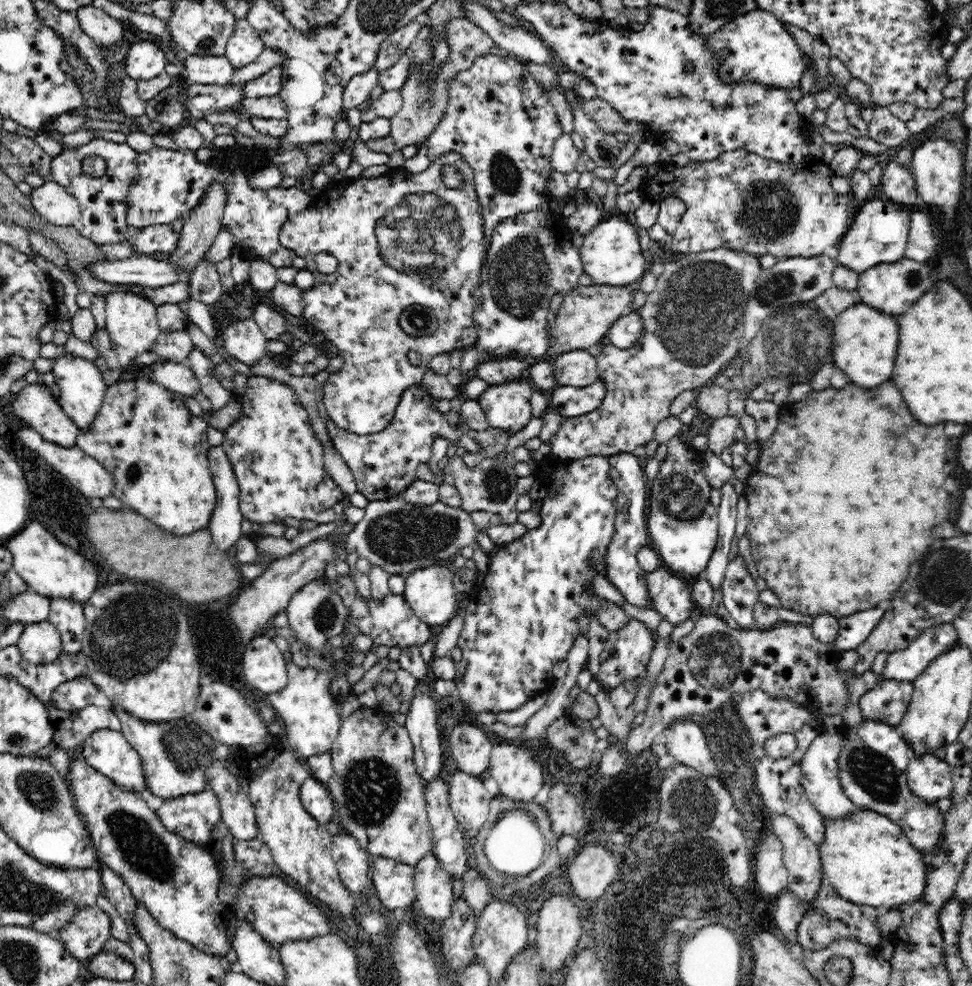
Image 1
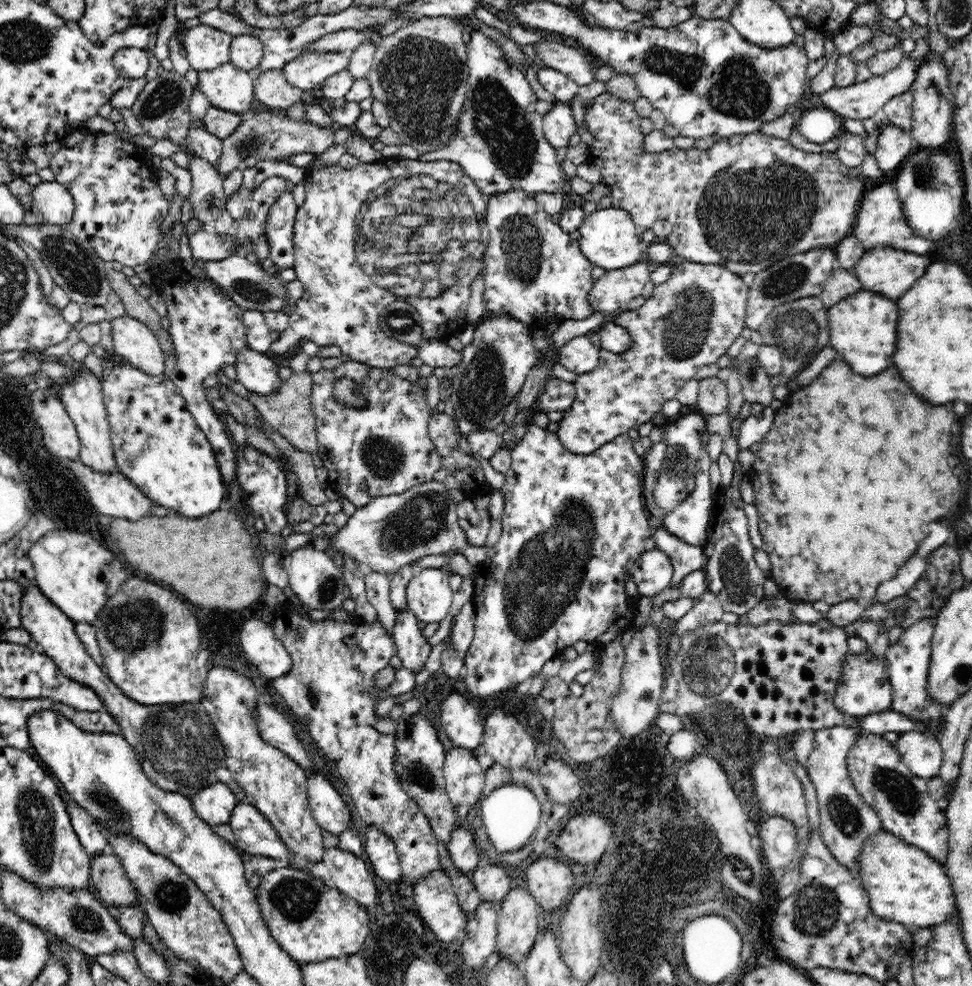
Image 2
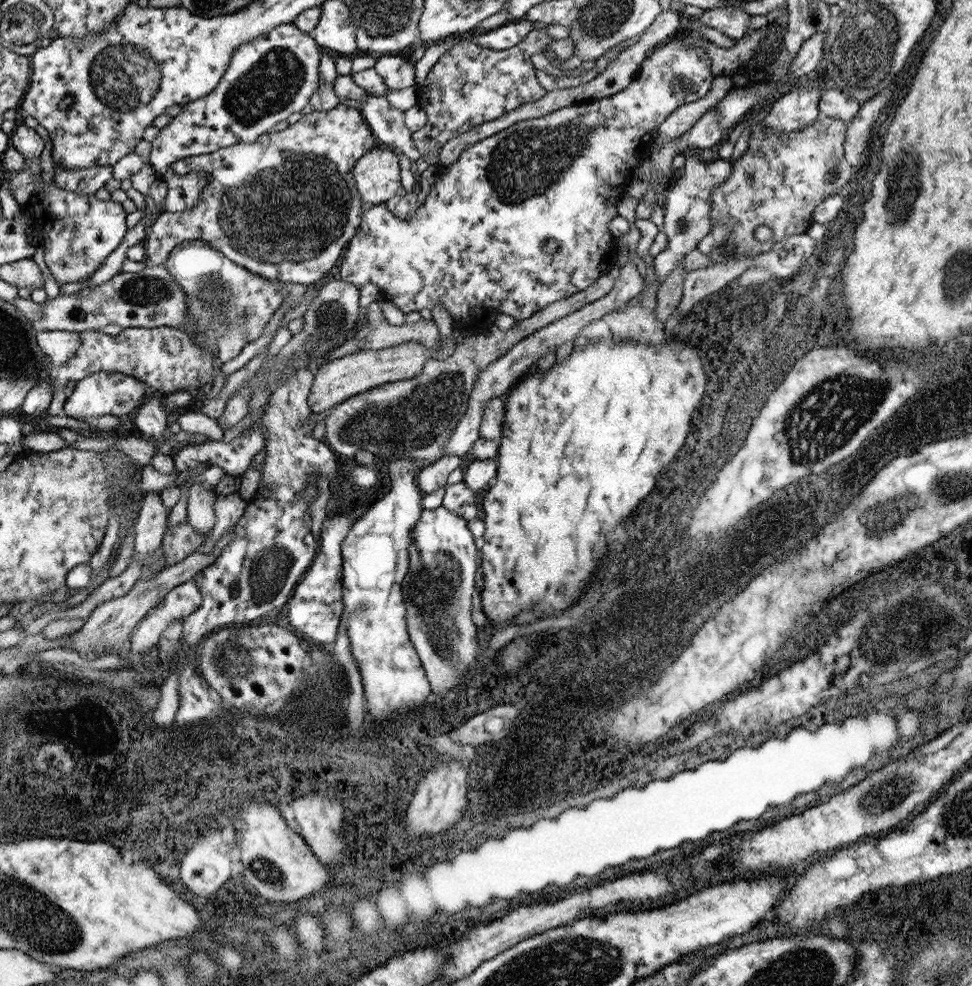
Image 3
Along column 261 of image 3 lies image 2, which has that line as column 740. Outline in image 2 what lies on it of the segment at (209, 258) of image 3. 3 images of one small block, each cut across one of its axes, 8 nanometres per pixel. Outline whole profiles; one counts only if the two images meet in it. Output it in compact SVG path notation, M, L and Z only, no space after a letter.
M682 262L672 270L674 272L668 282L656 286L654 294L646 300L644 306L610 318L614 324L628 330L632 338L632 346L628 348L628 352L614 354L600 348L600 366L596 366L596 370L588 374L580 374L572 382L576 386L576 400L564 414L558 428L558 438L570 452L592 454L596 452L596 448L614 440L620 434L626 434L630 428L638 430L642 424L650 422L656 412L662 412L662 404L676 398L676 392L688 380L696 378L698 368L716 362L746 326L750 288L746 288L740 276L732 274L726 266L720 264Z

